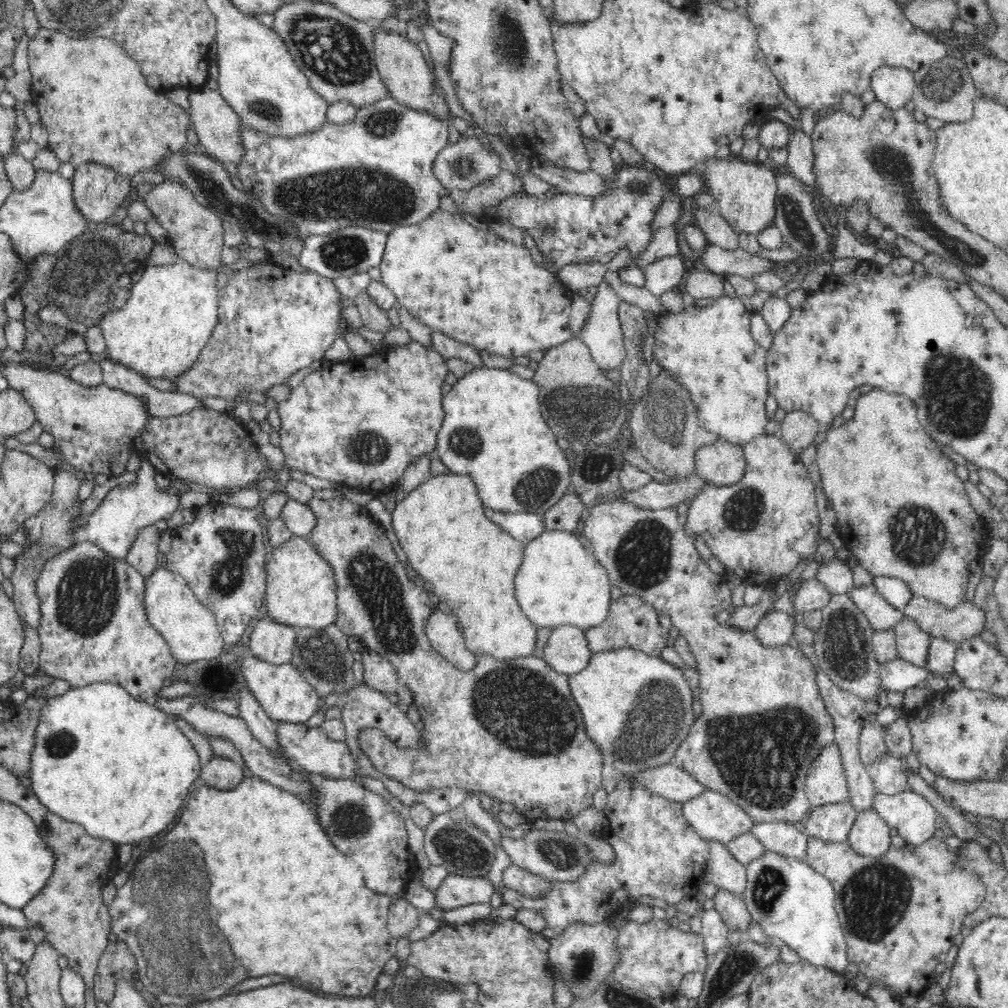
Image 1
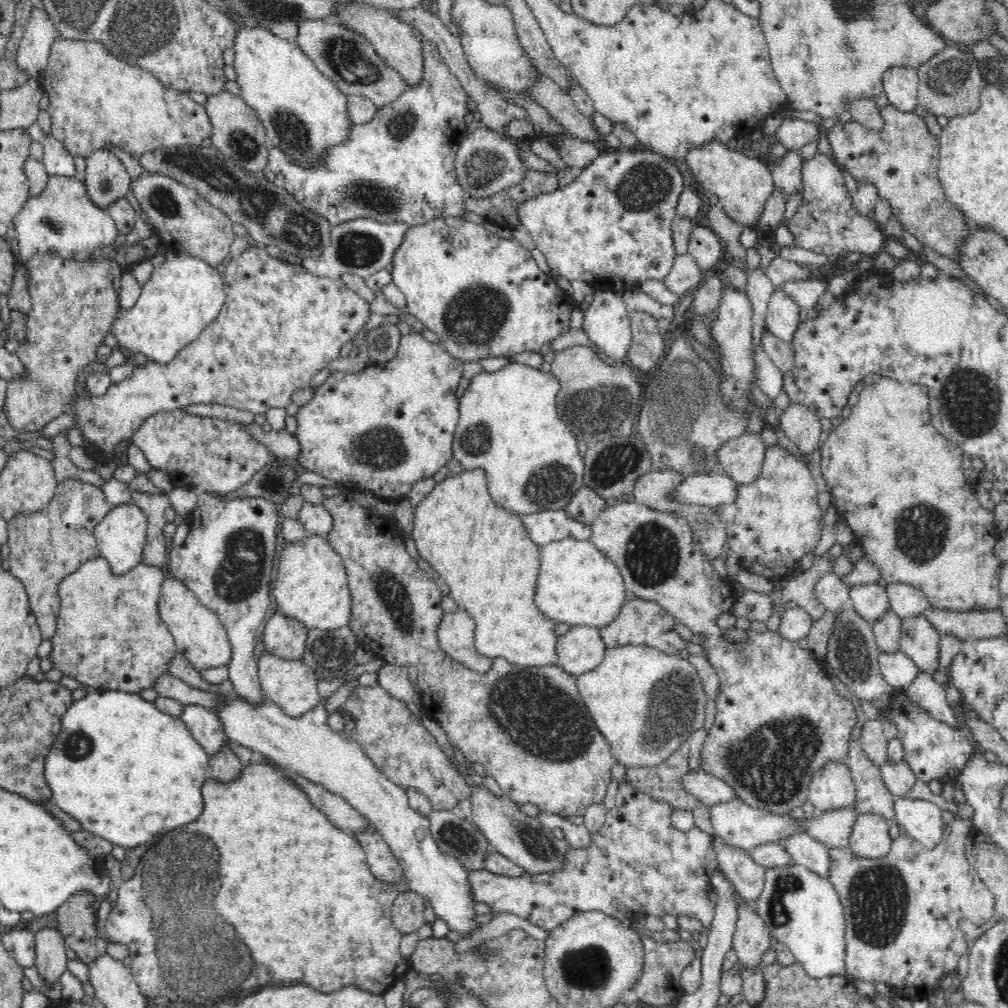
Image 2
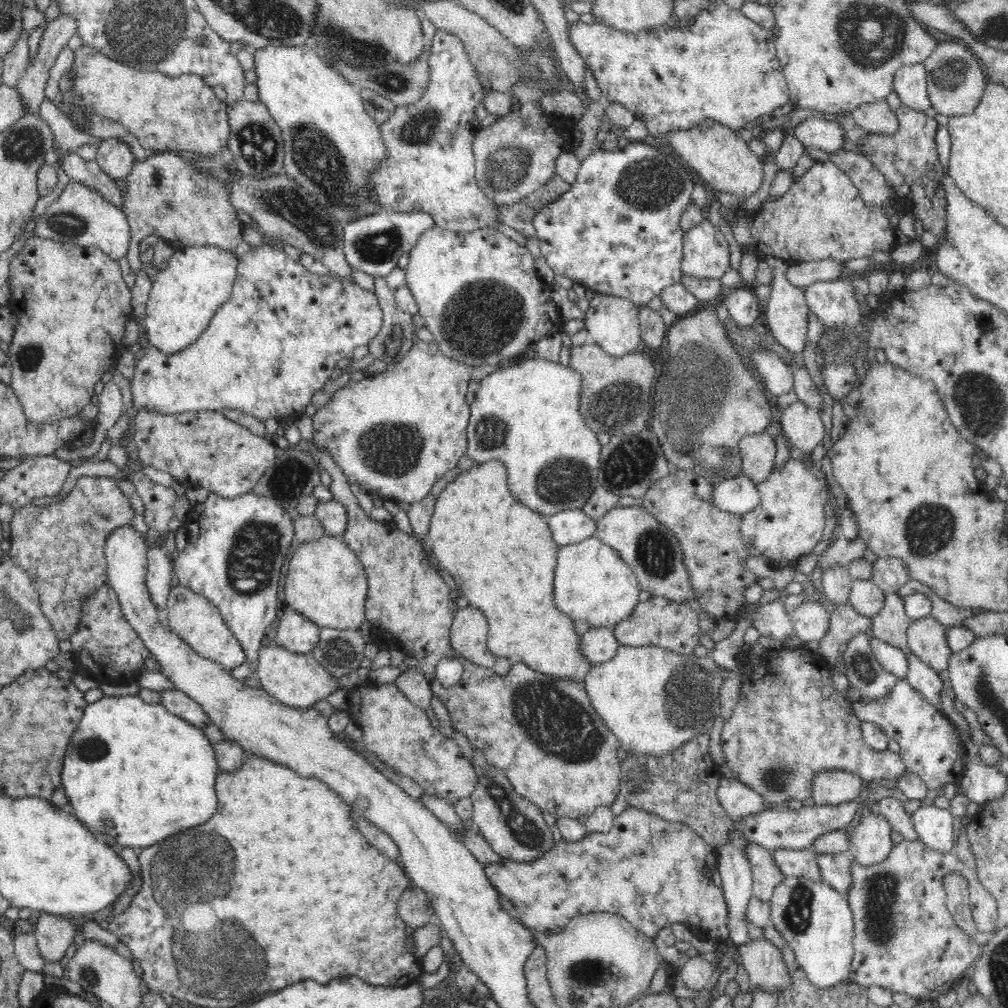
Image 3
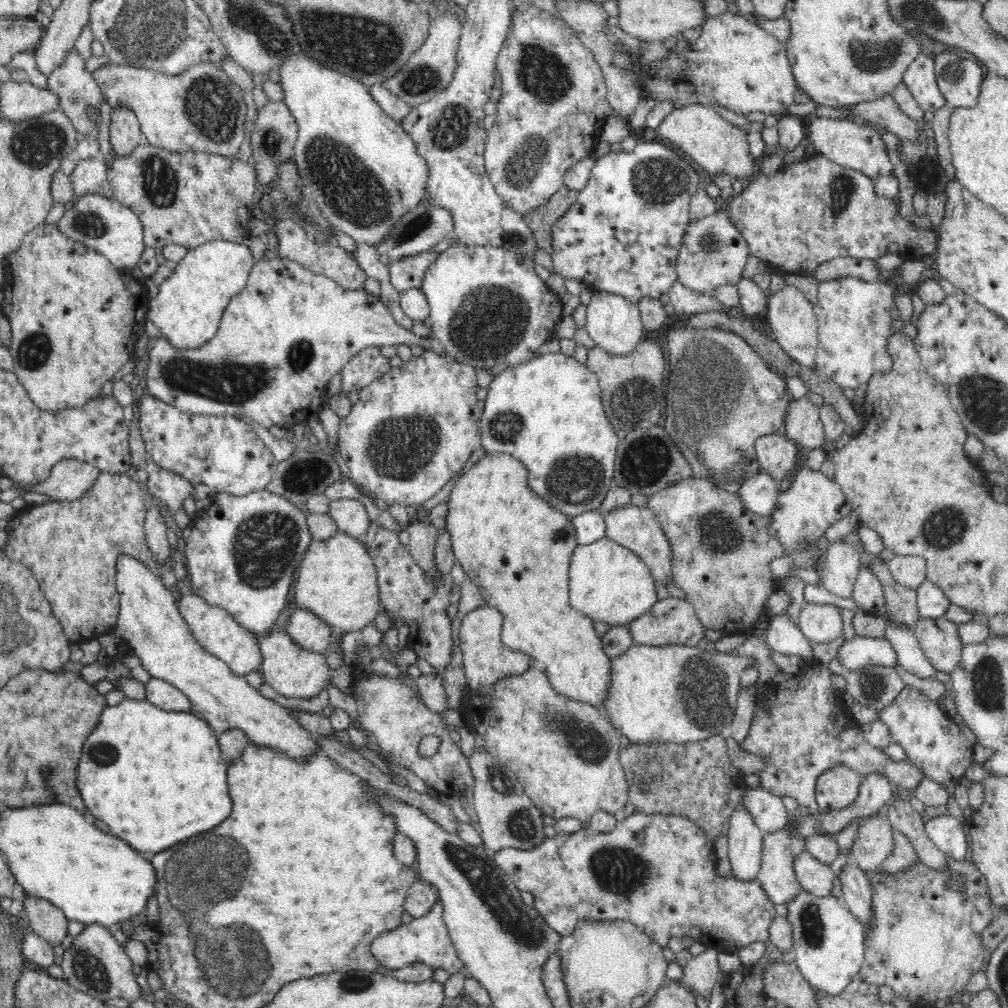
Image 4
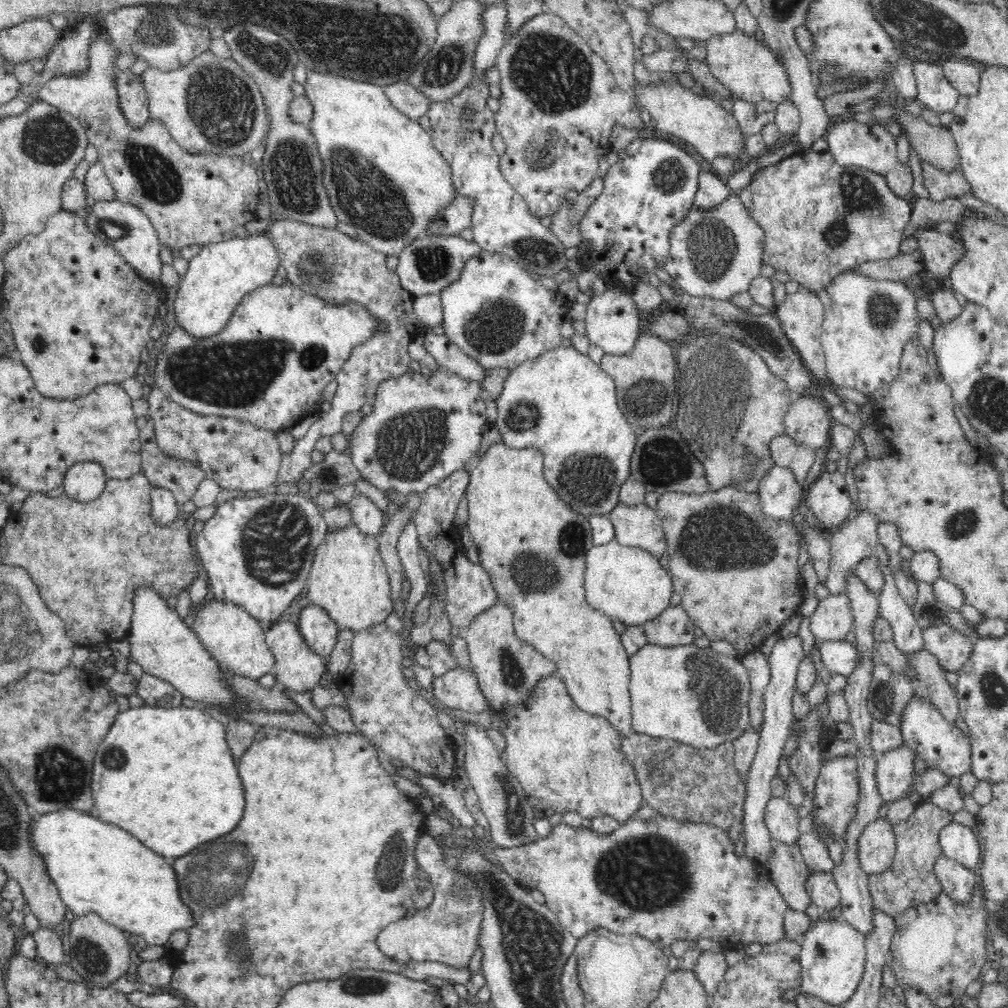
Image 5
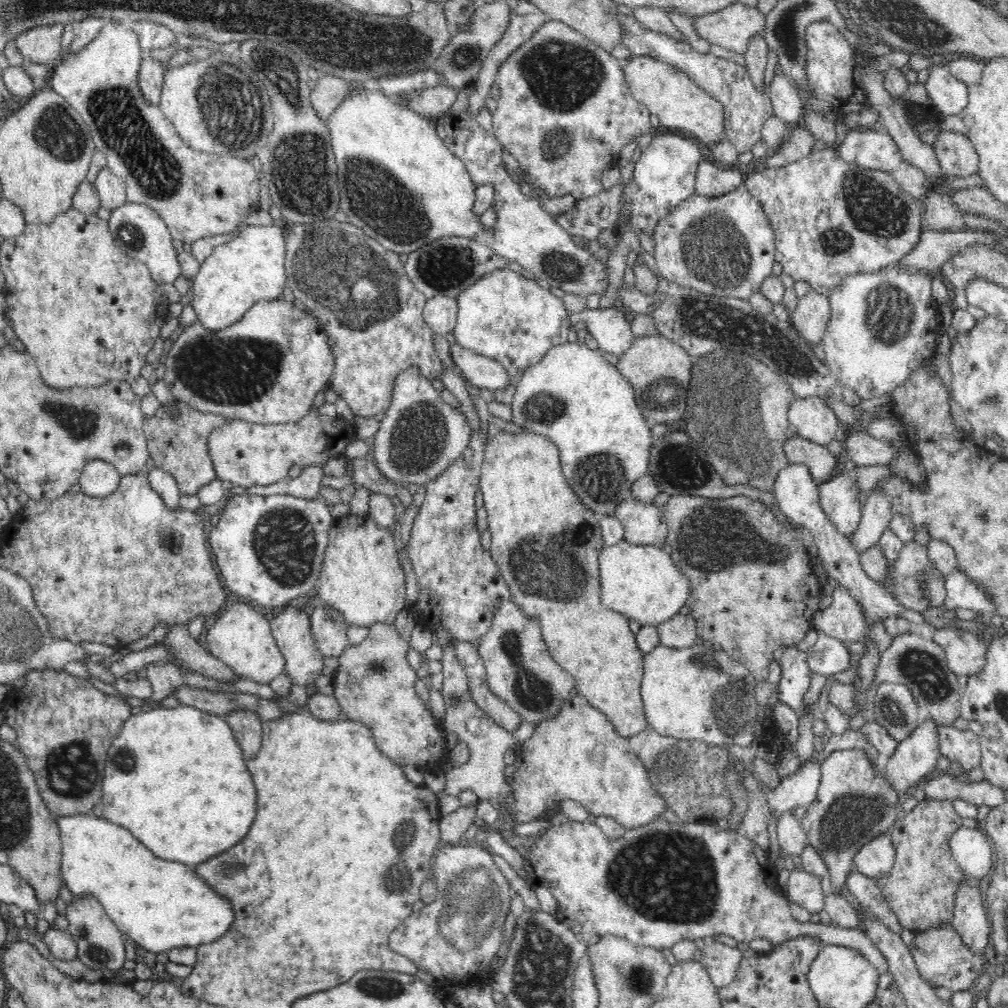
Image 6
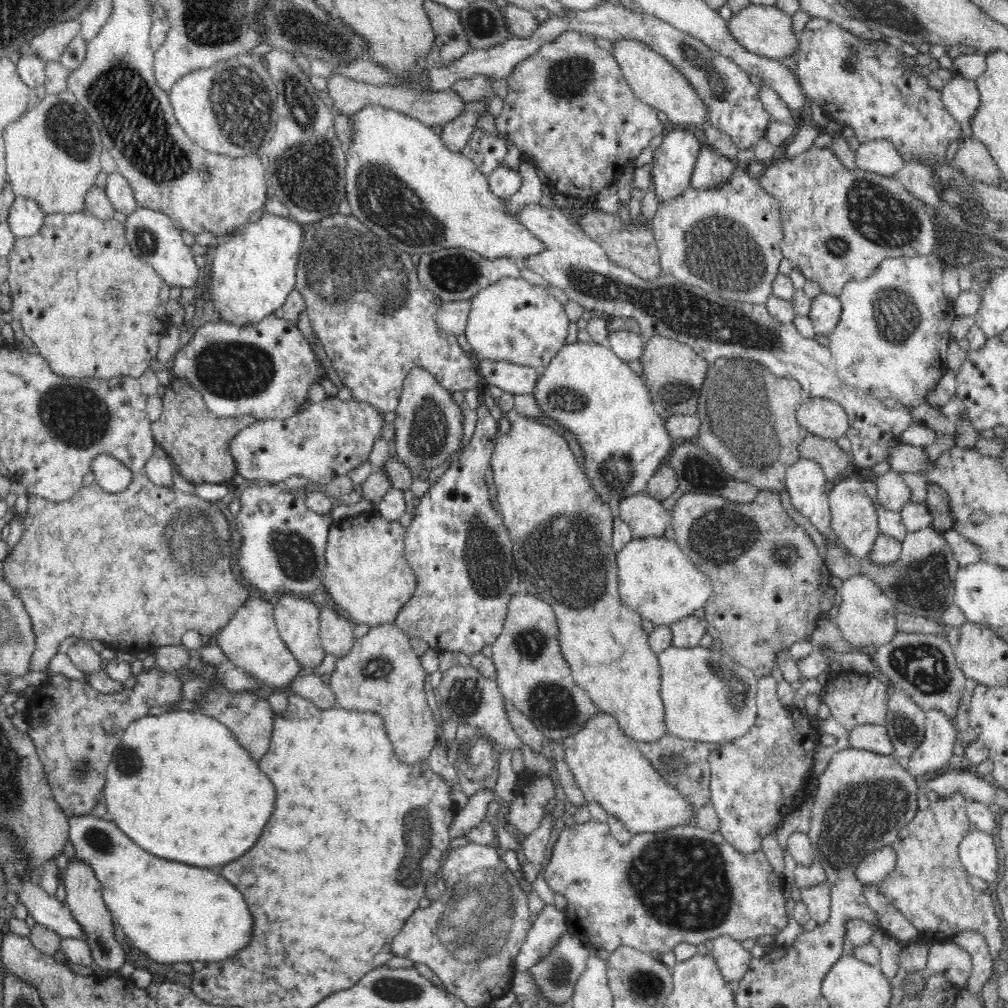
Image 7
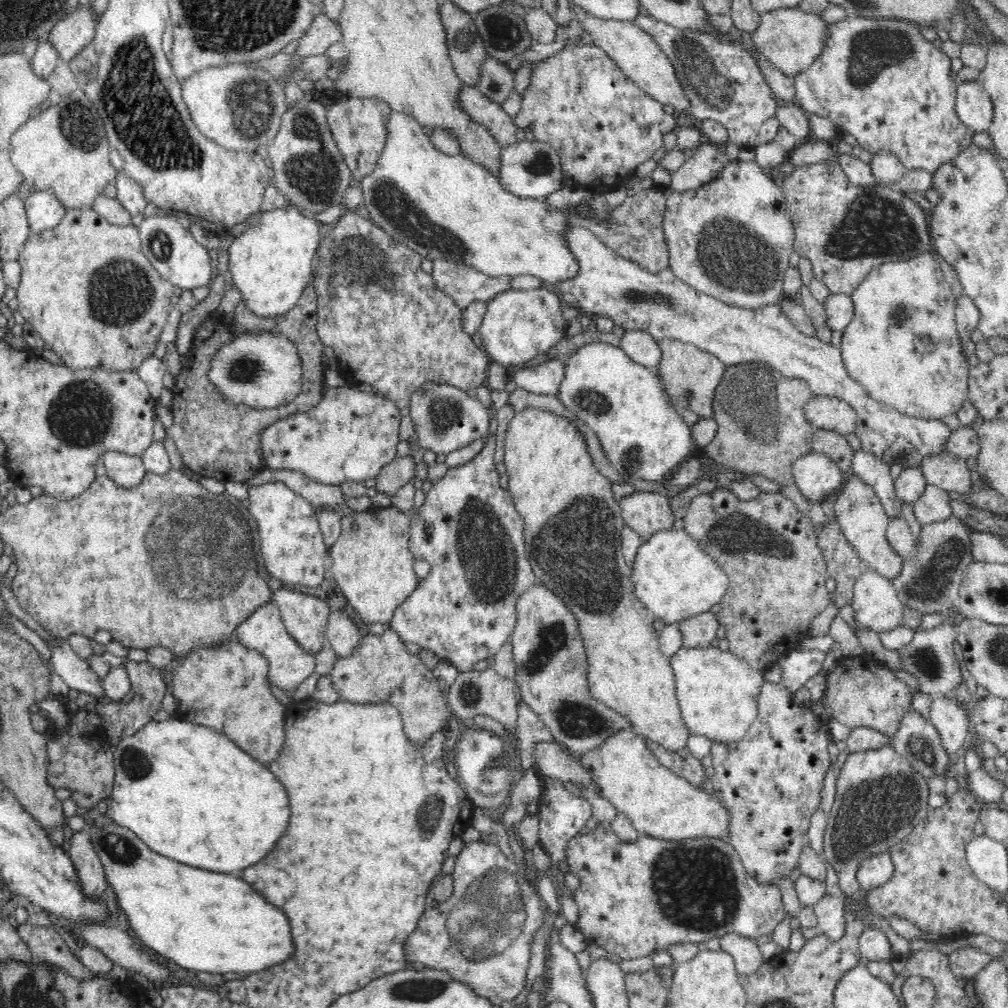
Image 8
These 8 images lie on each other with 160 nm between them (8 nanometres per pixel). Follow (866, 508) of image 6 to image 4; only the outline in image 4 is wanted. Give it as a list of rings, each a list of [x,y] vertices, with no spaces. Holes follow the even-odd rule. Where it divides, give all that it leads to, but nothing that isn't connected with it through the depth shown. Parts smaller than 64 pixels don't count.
[[[843,539],[827,546],[820,586],[840,598],[852,597],[859,574],[860,550]]]

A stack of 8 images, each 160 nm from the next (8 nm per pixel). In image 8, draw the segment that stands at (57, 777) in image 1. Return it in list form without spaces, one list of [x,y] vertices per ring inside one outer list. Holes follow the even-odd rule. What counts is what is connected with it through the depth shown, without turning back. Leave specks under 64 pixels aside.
[[[177,715],[164,722],[152,720],[149,724],[142,726],[140,730],[134,732],[132,736],[126,736],[124,740],[117,741],[116,748],[113,749],[113,765],[114,786],[112,786],[112,792],[107,799],[107,814],[110,817],[110,821],[132,830],[154,852],[182,864],[222,874],[232,875],[232,872],[238,872],[239,874],[240,870],[260,862],[268,852],[272,852],[272,848],[276,846],[276,842],[280,840],[280,836],[288,828],[288,822],[290,822],[288,792],[282,786],[282,782],[272,774],[268,766],[256,762],[252,755],[240,750],[237,744],[232,744],[224,734],[218,734],[216,730],[206,728],[206,726],[180,720],[180,717]]]

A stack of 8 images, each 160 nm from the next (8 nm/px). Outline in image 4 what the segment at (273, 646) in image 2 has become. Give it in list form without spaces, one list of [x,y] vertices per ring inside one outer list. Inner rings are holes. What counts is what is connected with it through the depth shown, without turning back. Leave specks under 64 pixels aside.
[[[308,609],[292,612],[285,631],[300,647],[323,656],[332,643],[331,626]]]

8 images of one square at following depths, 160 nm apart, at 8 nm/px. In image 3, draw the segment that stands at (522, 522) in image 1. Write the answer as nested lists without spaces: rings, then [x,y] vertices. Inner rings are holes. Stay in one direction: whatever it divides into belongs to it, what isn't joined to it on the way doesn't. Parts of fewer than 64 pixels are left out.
[[[582,509],[564,510],[546,520],[550,525],[552,541],[558,543],[558,546],[578,544],[594,536],[597,529],[597,522],[586,515]]]

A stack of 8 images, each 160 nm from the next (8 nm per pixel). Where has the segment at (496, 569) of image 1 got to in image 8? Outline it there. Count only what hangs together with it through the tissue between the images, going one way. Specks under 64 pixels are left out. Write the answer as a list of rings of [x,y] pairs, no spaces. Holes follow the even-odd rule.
[[[528,407],[524,408],[522,412],[520,410],[515,412],[515,415],[509,423],[508,430],[505,432],[505,454],[504,464],[506,465],[506,474],[508,475],[508,491],[512,493],[513,504],[515,510],[520,514],[521,519],[524,522],[524,546],[525,554],[530,560],[532,565],[532,571],[535,572],[538,582],[544,584],[548,589],[554,591],[556,595],[562,597],[564,603],[568,605],[570,611],[574,613],[576,621],[578,621],[578,629],[580,629],[580,635],[584,639],[584,649],[586,655],[588,655],[588,689],[590,689],[590,695],[596,700],[602,702],[602,704],[608,705],[613,711],[620,713],[626,717],[634,732],[642,736],[644,739],[650,739],[672,752],[678,752],[686,748],[686,742],[688,738],[692,736],[684,723],[682,713],[680,713],[680,705],[678,705],[678,699],[676,699],[676,681],[674,681],[674,671],[670,664],[669,657],[663,654],[658,644],[658,632],[654,629],[655,618],[648,613],[646,606],[642,604],[642,601],[638,599],[635,594],[635,587],[631,578],[632,570],[626,564],[623,552],[622,552],[622,531],[626,526],[623,518],[621,517],[621,509],[618,501],[614,499],[612,492],[612,485],[608,478],[605,478],[594,465],[592,458],[590,457],[587,442],[585,442],[584,435],[578,431],[578,427],[562,415],[556,415],[547,411],[546,409]]]

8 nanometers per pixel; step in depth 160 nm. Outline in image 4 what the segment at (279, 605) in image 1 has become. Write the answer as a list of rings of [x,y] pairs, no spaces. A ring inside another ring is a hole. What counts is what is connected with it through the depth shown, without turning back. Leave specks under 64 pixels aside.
[[[340,530],[332,538],[326,540],[313,539],[308,550],[304,552],[304,558],[302,558],[296,571],[298,571],[298,578],[294,582],[294,596],[299,608],[312,611],[328,623],[332,630],[342,633],[356,632],[370,623],[374,623],[374,618],[380,610],[377,572],[372,557],[368,556],[368,549],[360,543],[360,539]]]

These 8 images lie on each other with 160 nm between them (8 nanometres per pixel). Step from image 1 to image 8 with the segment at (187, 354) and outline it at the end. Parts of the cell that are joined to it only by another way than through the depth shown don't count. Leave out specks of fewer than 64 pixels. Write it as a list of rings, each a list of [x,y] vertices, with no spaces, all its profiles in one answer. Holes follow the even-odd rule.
[[[292,204],[276,210],[261,211],[260,221],[230,244],[228,282],[234,284],[241,292],[242,301],[246,302],[248,309],[252,309],[252,312],[260,317],[275,317],[283,315],[296,306],[304,288],[311,283],[311,266],[321,246],[322,226],[307,208]]]

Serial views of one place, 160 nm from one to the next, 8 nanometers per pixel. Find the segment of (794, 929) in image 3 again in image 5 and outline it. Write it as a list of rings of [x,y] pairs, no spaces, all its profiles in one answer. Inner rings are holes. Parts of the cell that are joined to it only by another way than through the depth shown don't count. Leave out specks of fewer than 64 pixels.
[[[822,912],[816,924],[811,926],[799,941],[801,944],[801,952],[799,955],[801,986],[799,988],[800,992],[804,993],[804,995],[812,995],[831,1006],[841,1007],[854,995],[854,992],[860,985],[860,980],[862,980],[867,956],[864,945],[865,936],[854,929],[854,926],[844,922],[842,918],[838,920],[825,920],[825,918],[823,918],[825,915],[826,913]]]

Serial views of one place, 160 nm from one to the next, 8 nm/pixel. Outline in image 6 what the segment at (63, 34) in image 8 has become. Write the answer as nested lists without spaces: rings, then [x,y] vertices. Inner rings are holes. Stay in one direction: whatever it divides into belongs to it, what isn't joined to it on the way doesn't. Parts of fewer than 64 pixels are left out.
[[[62,23],[38,26],[19,35],[14,42],[27,62],[53,65],[62,57],[61,39],[65,26]]]

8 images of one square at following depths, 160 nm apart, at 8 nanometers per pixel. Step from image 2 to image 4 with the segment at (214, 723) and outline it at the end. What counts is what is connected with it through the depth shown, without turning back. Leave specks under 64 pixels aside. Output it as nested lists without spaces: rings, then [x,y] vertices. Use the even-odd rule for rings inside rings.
[[[150,677],[145,684],[145,691],[146,700],[162,710],[168,712],[192,711],[189,698],[165,680]]]

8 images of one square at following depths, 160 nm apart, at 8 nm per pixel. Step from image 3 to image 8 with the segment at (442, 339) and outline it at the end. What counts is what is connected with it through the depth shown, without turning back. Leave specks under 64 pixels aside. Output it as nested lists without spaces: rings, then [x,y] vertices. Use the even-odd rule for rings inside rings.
[[[552,287],[530,288],[524,290],[504,290],[496,294],[494,298],[486,301],[486,314],[482,318],[482,326],[478,328],[482,339],[481,348],[490,354],[491,362],[496,361],[503,366],[522,365],[532,360],[538,354],[548,353],[564,335],[567,322],[562,317],[562,299],[559,293]]]

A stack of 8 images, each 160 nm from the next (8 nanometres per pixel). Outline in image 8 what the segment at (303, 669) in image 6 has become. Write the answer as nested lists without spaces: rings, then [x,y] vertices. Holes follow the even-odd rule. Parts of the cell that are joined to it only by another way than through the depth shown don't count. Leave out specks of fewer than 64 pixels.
[[[281,587],[272,594],[286,631],[302,645],[302,649],[316,654],[326,644],[326,630],[330,604],[320,593],[317,596]]]

